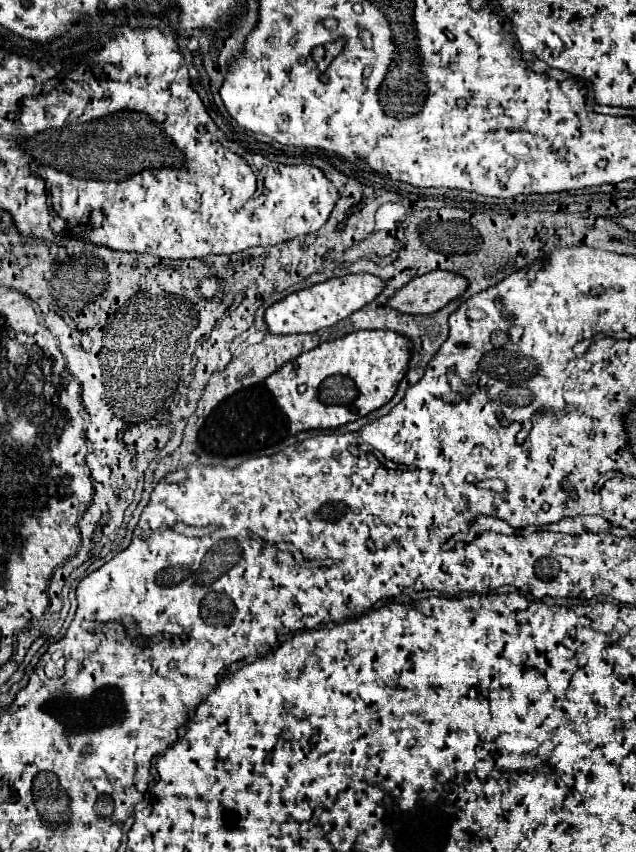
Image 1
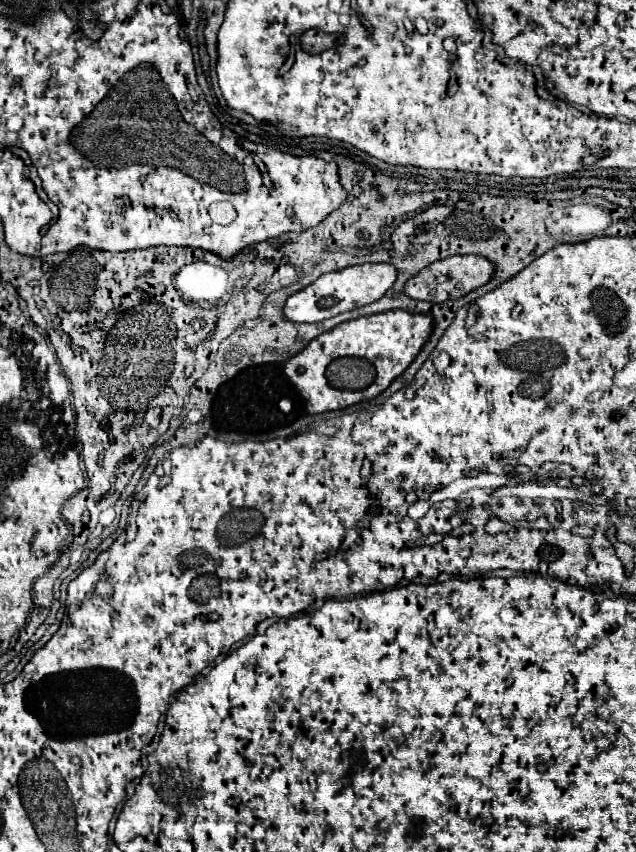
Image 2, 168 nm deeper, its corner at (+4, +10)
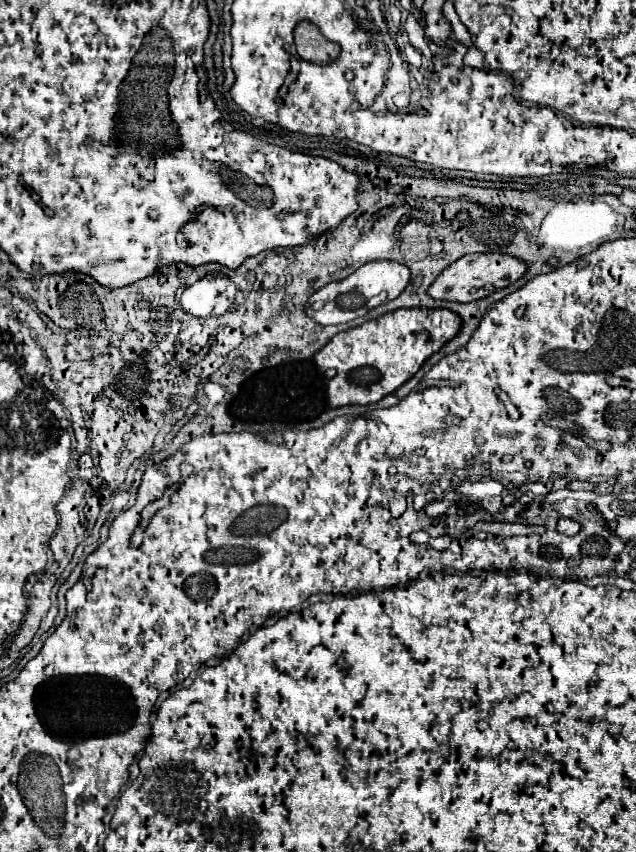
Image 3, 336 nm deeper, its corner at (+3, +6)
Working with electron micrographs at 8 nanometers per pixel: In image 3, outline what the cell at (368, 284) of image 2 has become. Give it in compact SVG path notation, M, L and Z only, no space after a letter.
M377 260L377 262L369 262L365 266L361 266L359 270L355 270L351 276L339 280L339 282L331 282L327 286L323 286L321 290L313 292L309 296L309 302L305 306L305 314L315 320L317 324L341 324L341 322L349 322L355 320L359 316L367 314L367 300L387 292L387 302L397 298L405 286L409 284L409 268L405 268L403 264L397 262L389 262L389 260Z

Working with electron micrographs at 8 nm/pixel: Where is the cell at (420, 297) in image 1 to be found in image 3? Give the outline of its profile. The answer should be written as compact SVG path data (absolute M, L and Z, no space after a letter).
M465 254L463 258L449 264L429 286L429 296L433 300L449 302L473 302L485 298L501 288L507 288L525 272L525 264L507 254Z

